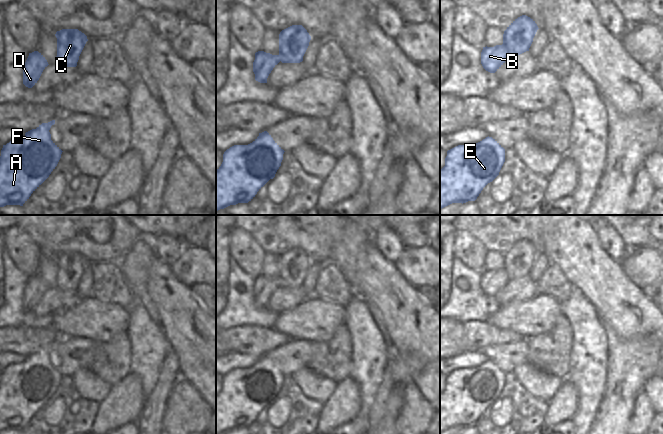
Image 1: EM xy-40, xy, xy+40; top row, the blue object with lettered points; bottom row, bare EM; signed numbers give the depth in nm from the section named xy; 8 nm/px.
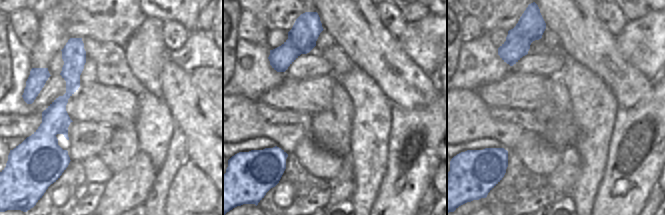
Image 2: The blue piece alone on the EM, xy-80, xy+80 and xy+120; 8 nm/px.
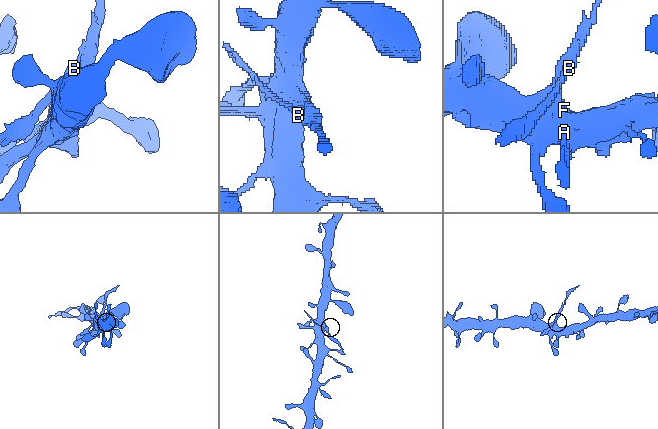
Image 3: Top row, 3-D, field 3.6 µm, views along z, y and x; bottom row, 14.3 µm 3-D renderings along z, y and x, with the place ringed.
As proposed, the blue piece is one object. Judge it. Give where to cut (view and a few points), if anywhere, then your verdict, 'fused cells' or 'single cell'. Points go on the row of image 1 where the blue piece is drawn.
cut xy+40 (503, 42), (510, 55); fused cells

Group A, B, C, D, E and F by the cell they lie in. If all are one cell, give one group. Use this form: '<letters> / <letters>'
A C E F / B D

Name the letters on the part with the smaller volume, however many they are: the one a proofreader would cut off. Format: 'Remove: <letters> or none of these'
Remove: B, D

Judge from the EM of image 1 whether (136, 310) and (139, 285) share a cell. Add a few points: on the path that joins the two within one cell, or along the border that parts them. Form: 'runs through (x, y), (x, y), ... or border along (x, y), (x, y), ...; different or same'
border along (135, 300), (144, 308), (152, 320); different

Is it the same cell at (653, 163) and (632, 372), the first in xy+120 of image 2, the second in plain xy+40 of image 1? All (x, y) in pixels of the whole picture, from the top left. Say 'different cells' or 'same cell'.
same cell

